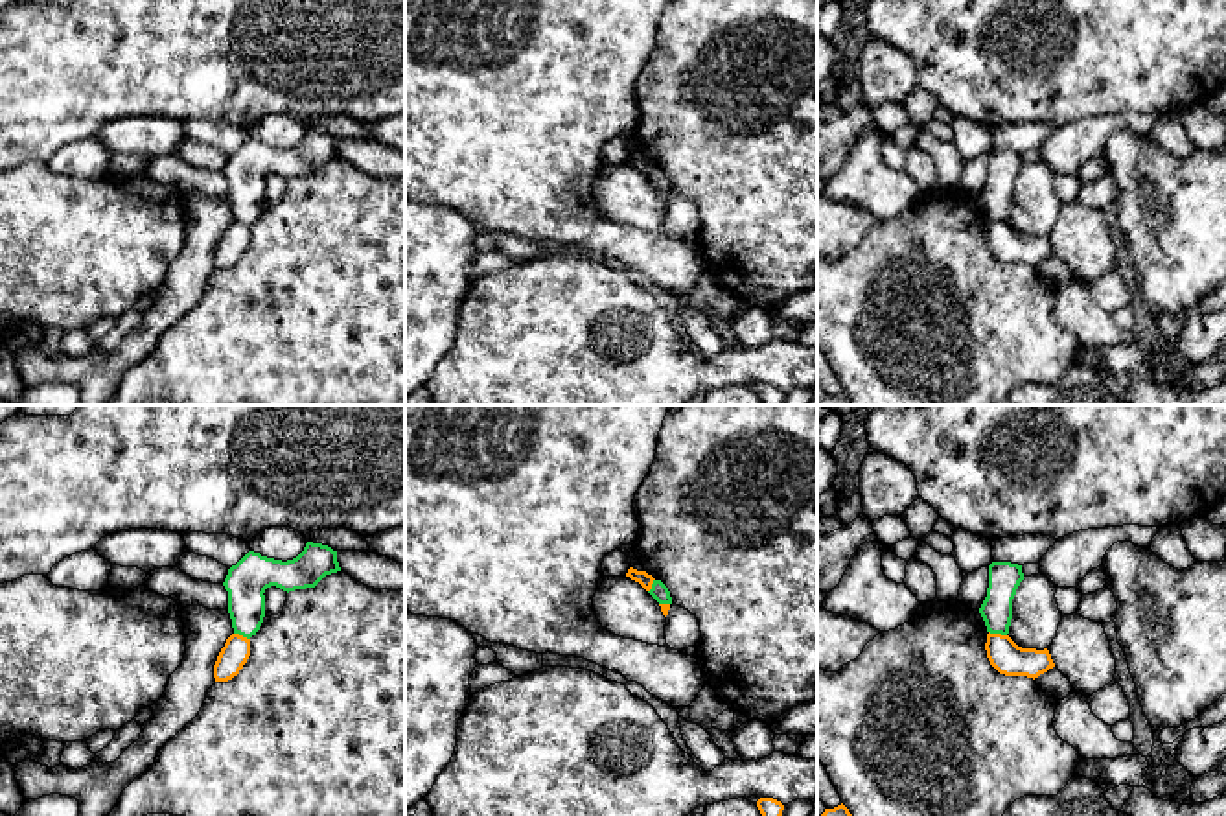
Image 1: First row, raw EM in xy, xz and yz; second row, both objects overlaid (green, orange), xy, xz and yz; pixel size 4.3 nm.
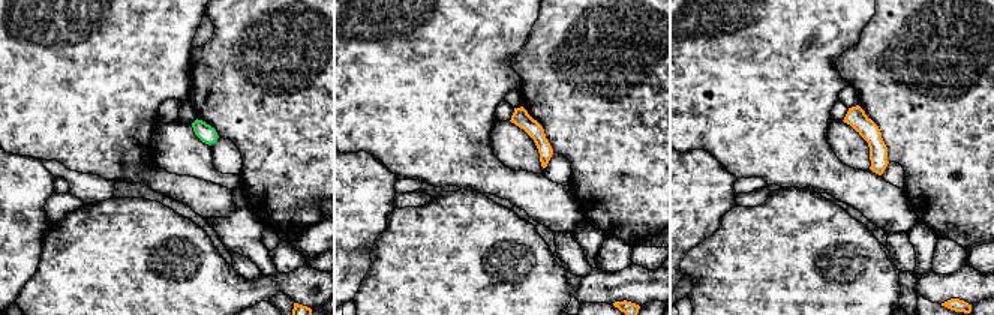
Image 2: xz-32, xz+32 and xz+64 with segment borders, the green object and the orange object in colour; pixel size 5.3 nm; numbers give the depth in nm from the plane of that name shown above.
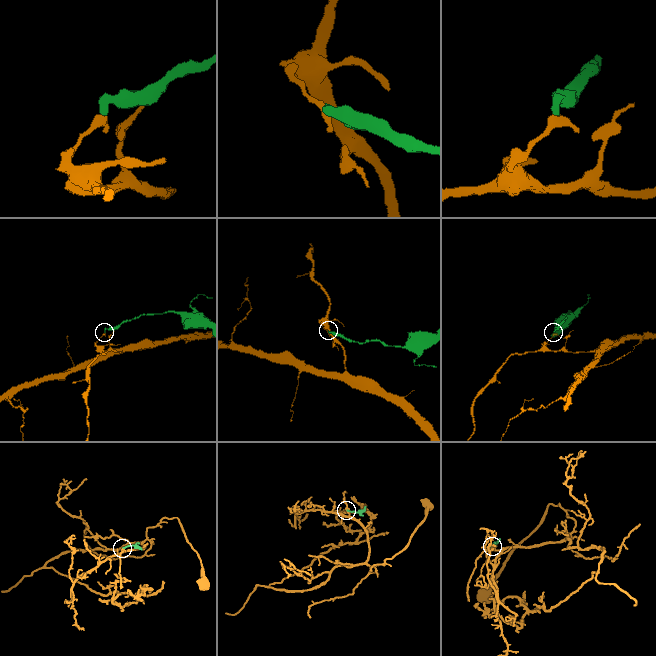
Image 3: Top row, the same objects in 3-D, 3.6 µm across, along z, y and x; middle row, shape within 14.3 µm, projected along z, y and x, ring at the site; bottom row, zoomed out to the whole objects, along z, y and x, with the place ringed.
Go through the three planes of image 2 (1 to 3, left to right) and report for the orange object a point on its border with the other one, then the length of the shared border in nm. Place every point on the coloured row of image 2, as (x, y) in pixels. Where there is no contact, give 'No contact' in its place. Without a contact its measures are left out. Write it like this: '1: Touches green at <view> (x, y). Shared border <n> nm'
1: No contact
2: No contact
3: No contact

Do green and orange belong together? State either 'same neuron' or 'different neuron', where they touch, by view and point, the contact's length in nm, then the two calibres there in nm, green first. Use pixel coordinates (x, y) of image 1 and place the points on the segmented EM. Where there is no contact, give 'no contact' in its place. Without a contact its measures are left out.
different neuron; meets green in yz at (998, 632); contact 80 nm long; 140 nm thick on the green side, 150 nm on the other

